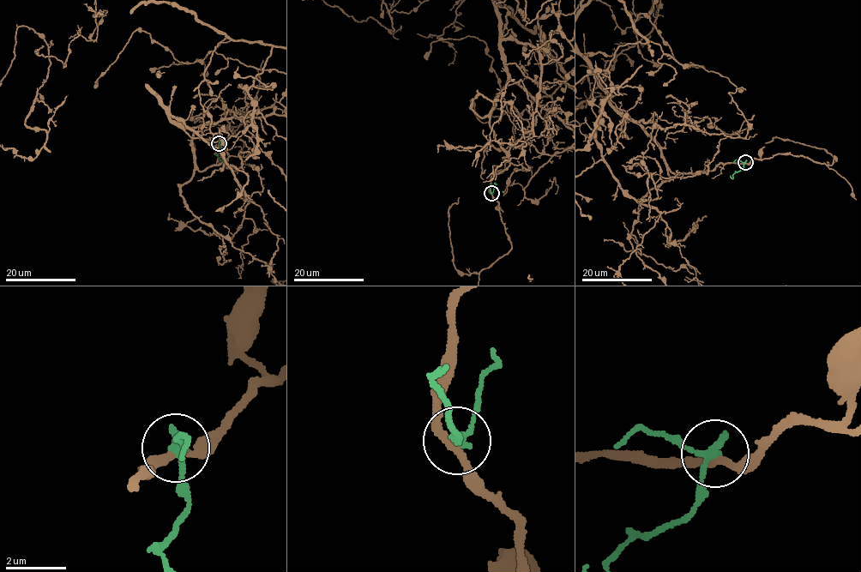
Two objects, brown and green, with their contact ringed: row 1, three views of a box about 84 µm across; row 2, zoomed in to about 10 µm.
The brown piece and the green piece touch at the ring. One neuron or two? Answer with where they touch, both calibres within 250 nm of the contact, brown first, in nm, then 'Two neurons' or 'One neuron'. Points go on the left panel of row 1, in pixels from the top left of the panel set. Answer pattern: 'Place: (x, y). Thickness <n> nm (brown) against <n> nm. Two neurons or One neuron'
Place: (219, 143). Thickness 260 nm (brown) against 240 nm. Two neurons

